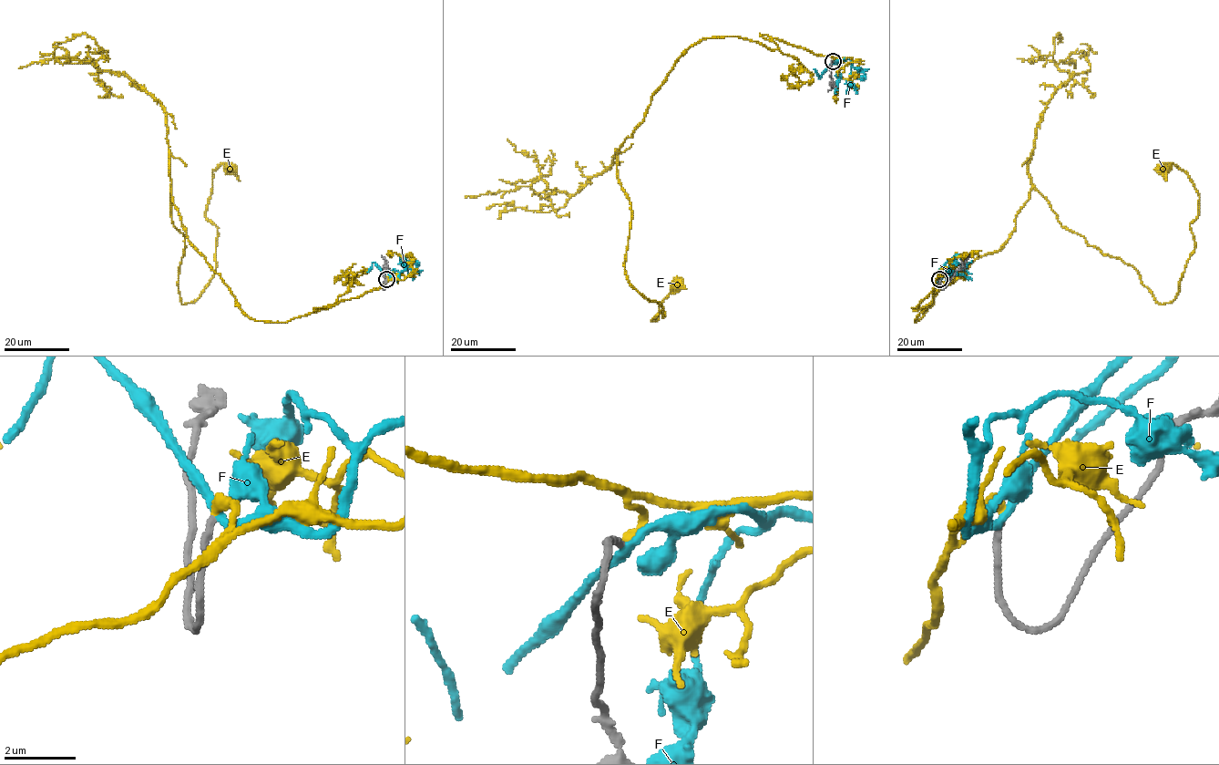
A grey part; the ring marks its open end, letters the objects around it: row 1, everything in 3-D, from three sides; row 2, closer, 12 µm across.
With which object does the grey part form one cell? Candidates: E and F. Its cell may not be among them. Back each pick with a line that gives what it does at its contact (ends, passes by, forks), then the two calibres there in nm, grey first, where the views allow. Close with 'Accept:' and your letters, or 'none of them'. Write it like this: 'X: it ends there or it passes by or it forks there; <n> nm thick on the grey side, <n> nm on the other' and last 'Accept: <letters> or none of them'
E: it ends there; 190 nm thick on the grey side, 320 nm on the other
Accept: E

